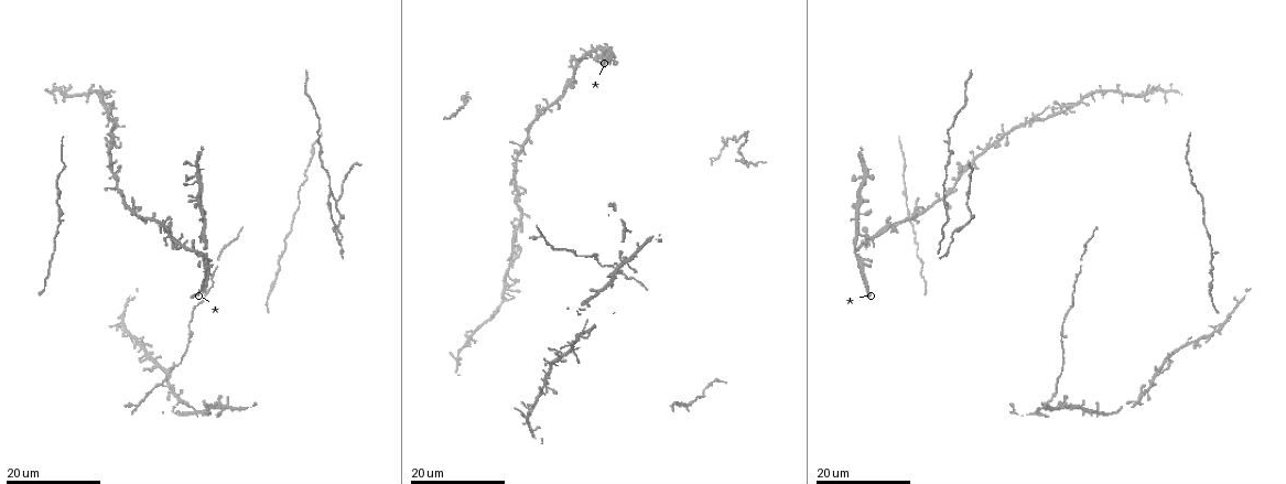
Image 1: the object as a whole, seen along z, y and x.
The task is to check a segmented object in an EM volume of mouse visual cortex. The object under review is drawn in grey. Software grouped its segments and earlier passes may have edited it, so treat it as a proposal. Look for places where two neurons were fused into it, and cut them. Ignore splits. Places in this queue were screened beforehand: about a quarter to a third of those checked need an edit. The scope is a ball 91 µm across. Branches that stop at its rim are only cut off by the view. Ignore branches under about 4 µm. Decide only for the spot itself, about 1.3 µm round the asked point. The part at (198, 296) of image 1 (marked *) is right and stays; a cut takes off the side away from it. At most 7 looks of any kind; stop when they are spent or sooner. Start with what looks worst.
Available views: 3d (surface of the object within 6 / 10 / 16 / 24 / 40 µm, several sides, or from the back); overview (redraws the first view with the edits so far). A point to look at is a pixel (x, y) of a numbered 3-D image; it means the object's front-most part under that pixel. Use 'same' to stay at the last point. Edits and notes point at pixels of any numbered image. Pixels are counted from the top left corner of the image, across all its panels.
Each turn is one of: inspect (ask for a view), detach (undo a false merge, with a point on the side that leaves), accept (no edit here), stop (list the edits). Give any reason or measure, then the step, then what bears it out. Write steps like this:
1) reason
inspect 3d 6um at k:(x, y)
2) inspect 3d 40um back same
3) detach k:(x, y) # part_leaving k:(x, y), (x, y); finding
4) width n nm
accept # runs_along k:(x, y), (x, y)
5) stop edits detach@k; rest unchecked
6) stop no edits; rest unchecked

three-way junction
inspect 3d 16um at 1:(340, 215)

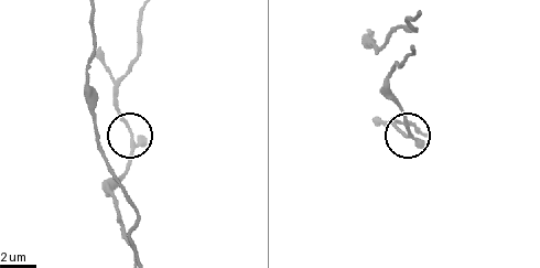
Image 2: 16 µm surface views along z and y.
inspect 3d 6um at 2:(128, 129)

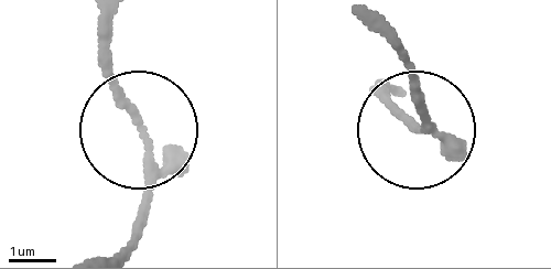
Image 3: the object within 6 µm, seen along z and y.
arms 3
accept # one neuron here

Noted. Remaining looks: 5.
a fork
inspect 3d 24um at 1:(955, 185)

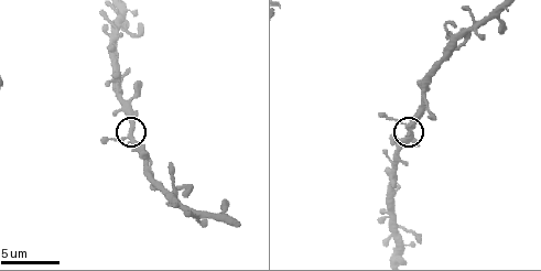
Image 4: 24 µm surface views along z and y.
inspect 3d 6um at 4:(405, 126)

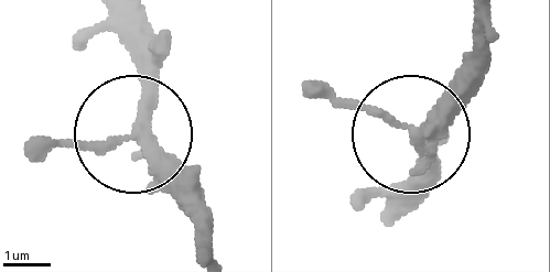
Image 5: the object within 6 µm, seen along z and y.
accept # runs_along 5:(489, 15), (478, 63), (419, 121), (395, 126), (304, 90); continuous, no second neuron

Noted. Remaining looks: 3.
looks like a crossing
inspect 3d 16um at 1:(574, 349)

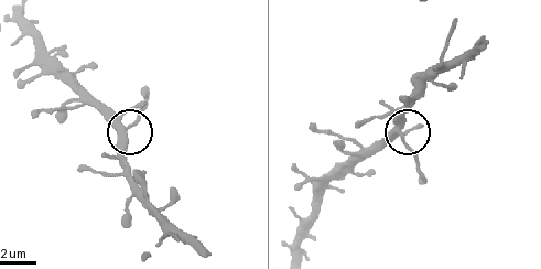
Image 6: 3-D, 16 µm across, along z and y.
closer look
inspect 3d 6um at 6:(400, 135)

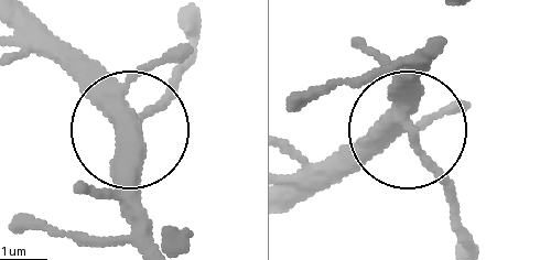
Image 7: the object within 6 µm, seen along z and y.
arms 4
accept # one neuron here

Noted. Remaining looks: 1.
stop no edits; rest unchecked

